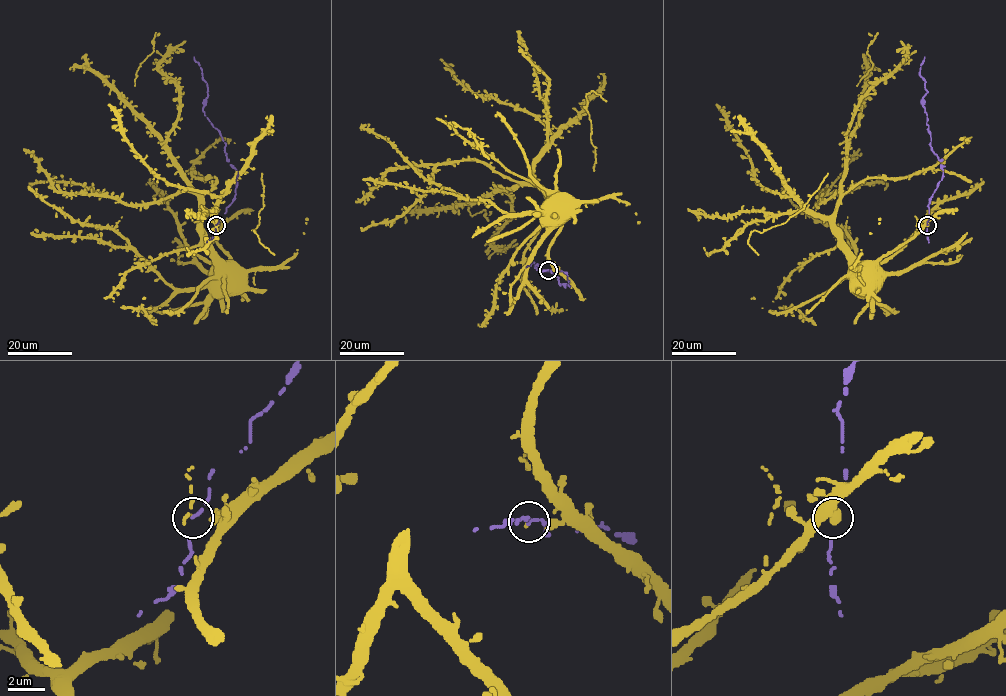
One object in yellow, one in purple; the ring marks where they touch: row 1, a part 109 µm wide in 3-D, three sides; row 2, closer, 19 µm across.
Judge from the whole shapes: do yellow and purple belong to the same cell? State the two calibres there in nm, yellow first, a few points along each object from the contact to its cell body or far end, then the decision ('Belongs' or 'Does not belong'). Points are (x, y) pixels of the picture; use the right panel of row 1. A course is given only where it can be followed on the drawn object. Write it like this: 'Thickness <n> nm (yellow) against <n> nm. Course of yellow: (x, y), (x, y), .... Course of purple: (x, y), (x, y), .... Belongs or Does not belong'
Thickness 100 nm (yellow) against 140 nm. Course of yellow: (927, 224), (885, 255), (868, 262), (858, 272), (862, 279), (860, 281). Course of purple: (927, 225), (928, 205), (943, 172), (926, 123), (923, 97), (927, 92), (920, 75), (924, 57). Belongs

